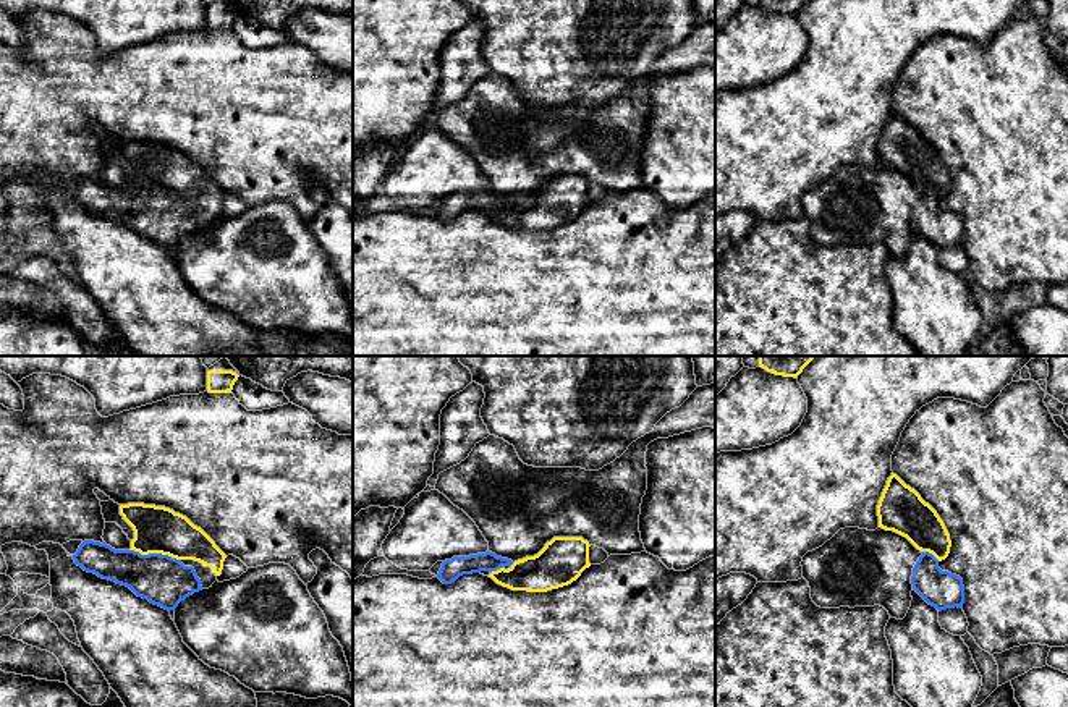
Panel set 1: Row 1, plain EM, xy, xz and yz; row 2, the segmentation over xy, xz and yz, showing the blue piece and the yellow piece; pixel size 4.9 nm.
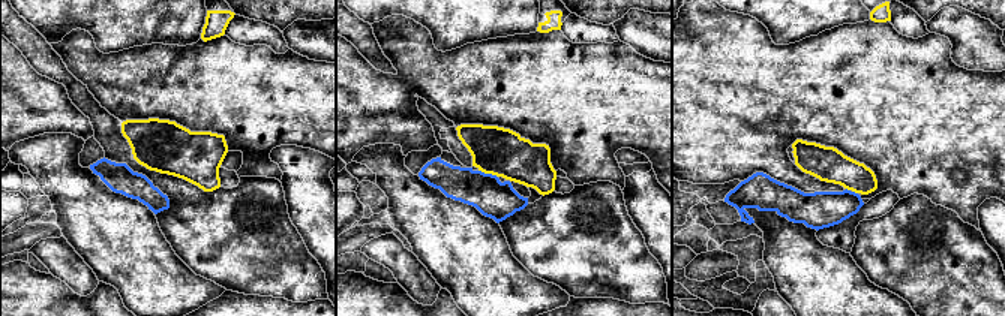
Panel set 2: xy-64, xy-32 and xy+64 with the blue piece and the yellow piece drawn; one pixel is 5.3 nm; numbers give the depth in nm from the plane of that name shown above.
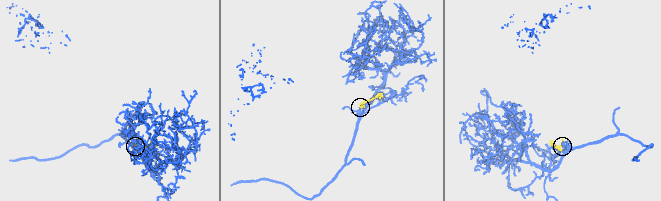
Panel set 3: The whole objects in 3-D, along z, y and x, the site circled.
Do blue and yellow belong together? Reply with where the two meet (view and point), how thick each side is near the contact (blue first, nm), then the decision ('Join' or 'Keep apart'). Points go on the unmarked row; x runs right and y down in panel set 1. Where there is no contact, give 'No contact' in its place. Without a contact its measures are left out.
Touches blue at xy (156, 191). Thickness 240 nm (blue) against 240 nm. Join

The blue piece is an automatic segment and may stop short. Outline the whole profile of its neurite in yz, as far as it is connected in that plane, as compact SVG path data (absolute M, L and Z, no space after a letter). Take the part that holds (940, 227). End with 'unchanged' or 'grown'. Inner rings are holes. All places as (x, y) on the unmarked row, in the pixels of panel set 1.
M892 110L877 142L877 154L879 165L906 175L922 189L913 205L913 226L939 249L963 246L963 217L939 205L950 191L951 178L937 149Z; grown

